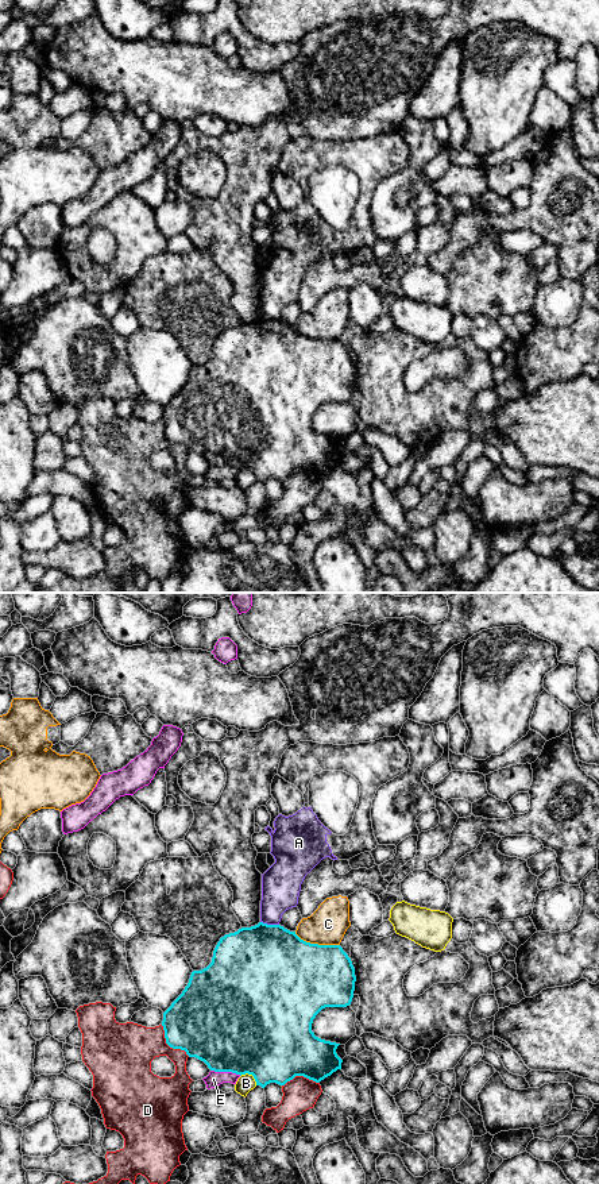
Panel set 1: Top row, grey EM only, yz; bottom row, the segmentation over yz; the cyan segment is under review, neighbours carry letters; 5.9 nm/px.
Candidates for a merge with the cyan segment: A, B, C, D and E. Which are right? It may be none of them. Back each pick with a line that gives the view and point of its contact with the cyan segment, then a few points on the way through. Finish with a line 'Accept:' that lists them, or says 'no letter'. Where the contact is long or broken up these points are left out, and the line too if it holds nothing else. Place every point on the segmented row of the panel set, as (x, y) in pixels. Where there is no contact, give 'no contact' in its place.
Accept: no letter

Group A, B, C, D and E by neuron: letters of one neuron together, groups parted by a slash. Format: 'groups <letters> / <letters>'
groups A / B / C / D / E

